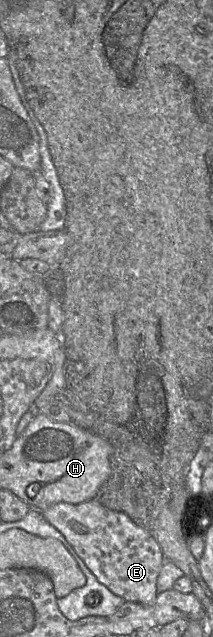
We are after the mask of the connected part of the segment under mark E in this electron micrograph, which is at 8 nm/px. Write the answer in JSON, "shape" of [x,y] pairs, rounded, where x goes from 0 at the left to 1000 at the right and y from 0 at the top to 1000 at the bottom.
{"shape":[[[451,785],[376,791],[272,790],[192,804],[202,812],[305,843],[455,911],[521,929],[592,945],[671,950],[728,947],[742,932],[737,907],[779,876],[709,834],[643,824],[592,807],[512,801]]]}

